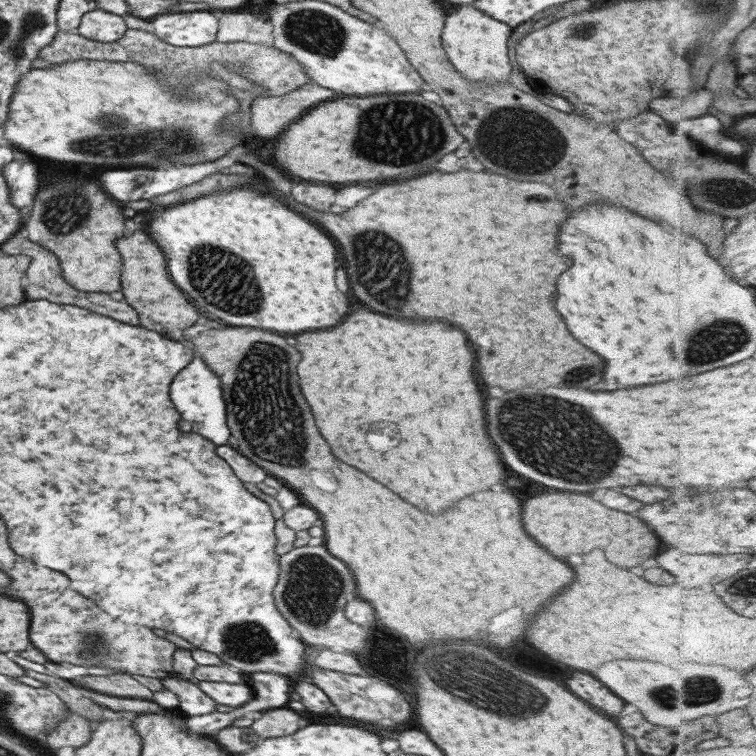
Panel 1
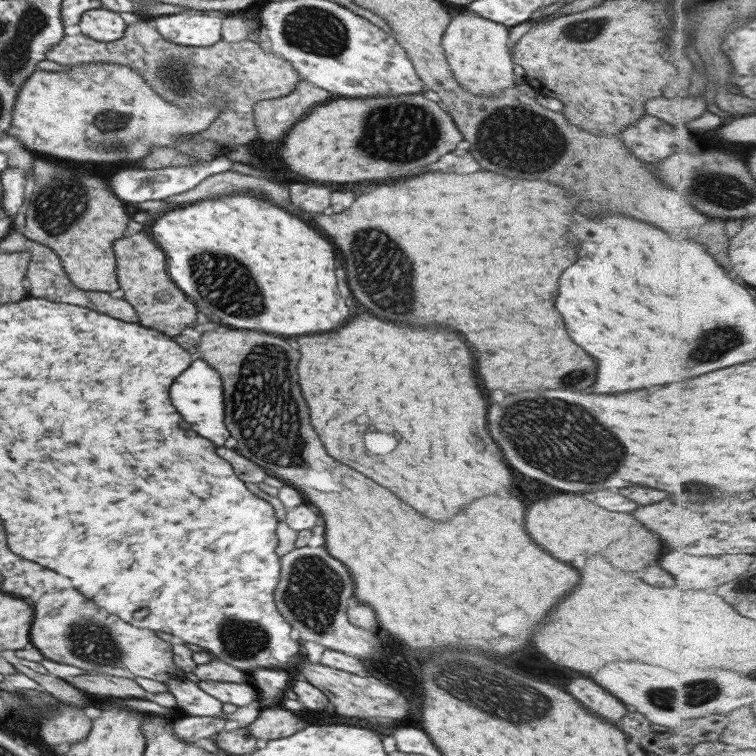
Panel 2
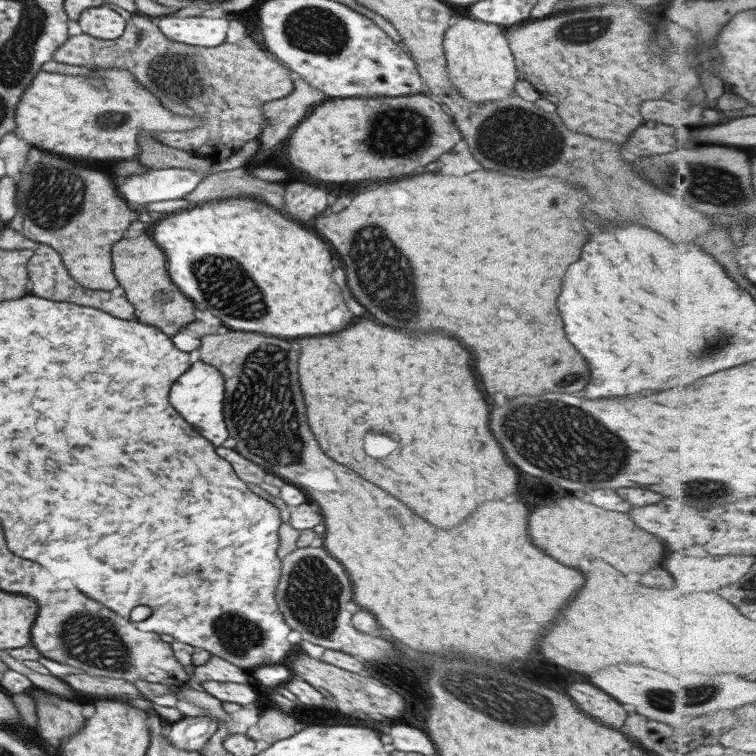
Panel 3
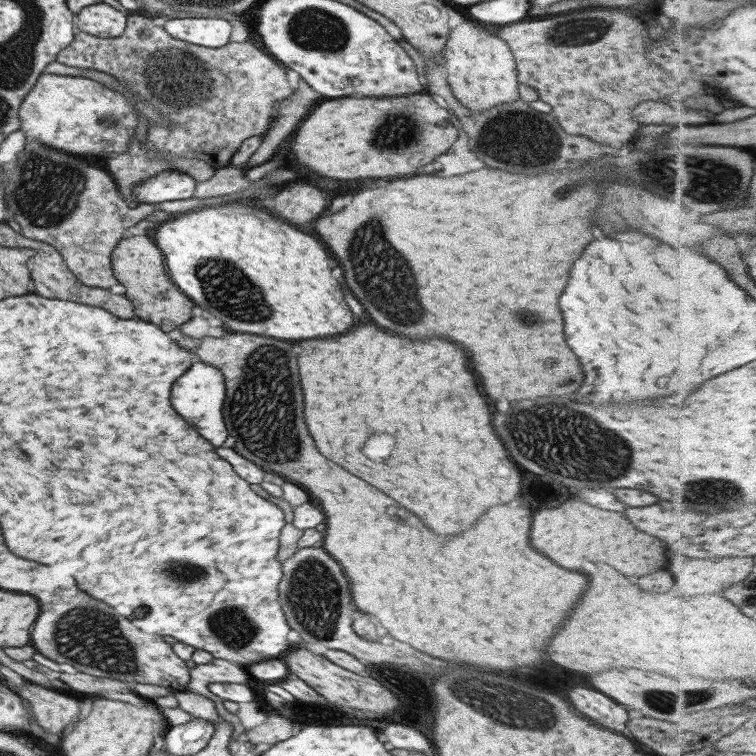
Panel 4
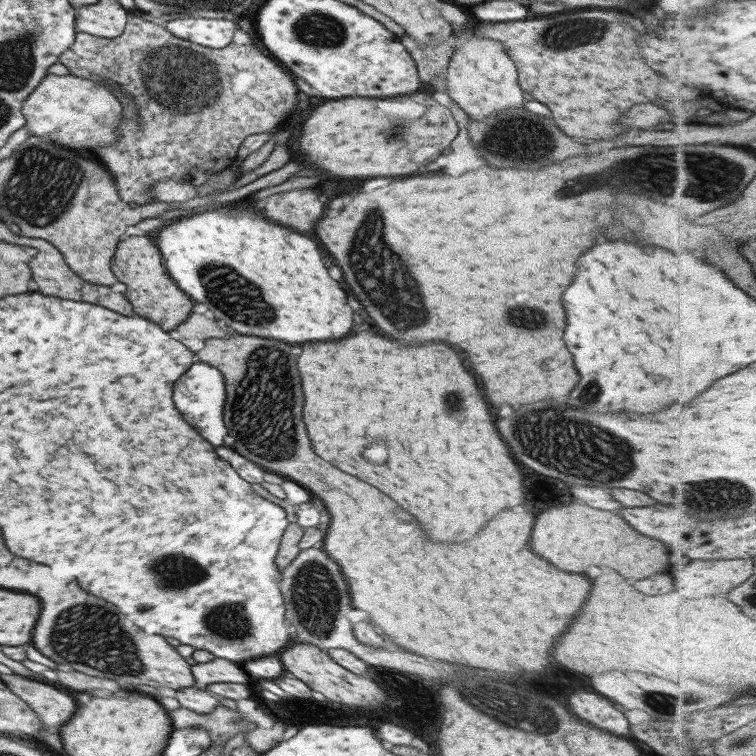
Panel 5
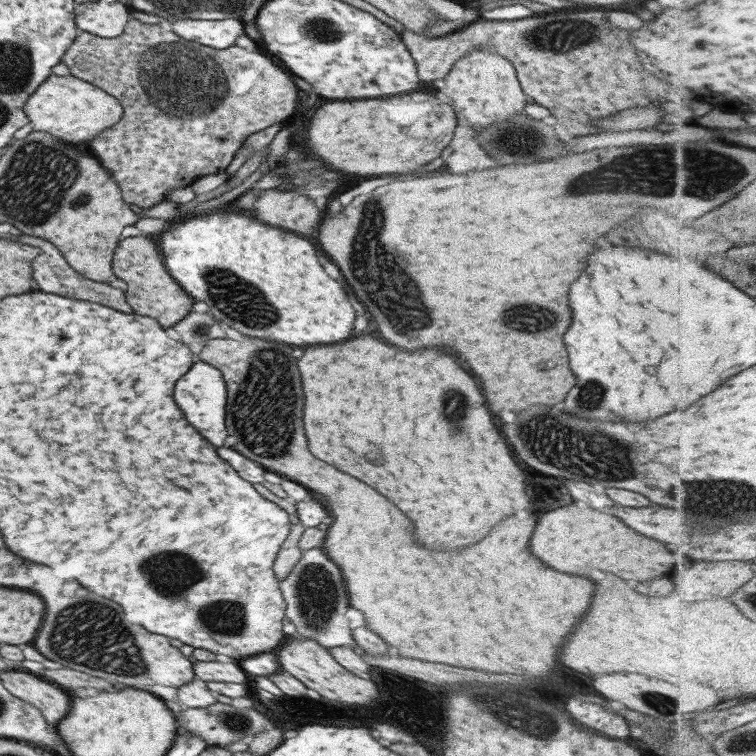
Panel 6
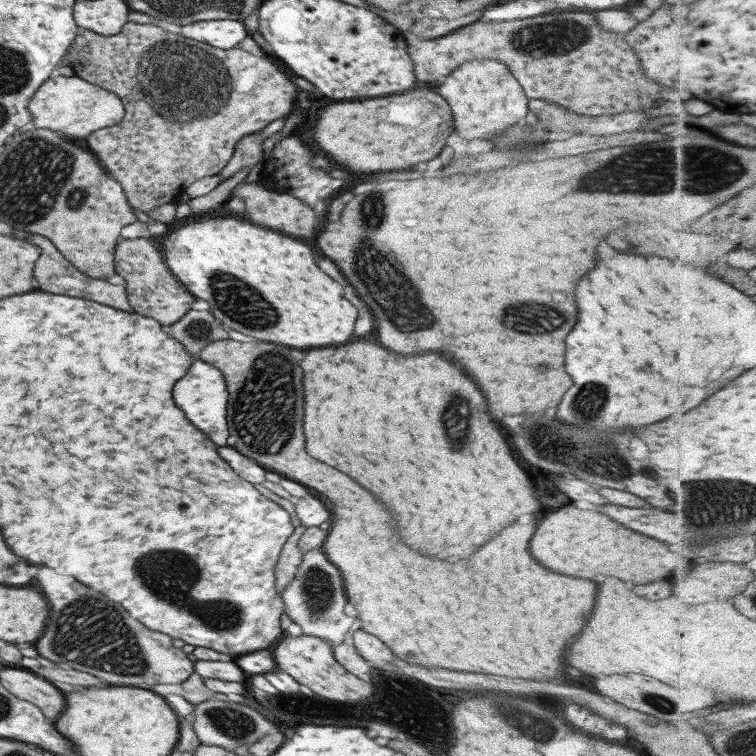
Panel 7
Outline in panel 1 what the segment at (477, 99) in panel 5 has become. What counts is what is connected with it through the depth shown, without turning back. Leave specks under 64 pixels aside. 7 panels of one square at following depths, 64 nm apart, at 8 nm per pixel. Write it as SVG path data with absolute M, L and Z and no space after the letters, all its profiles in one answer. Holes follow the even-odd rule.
M465 3L455 5L455 8L445 15L440 43L447 60L455 70L464 78L477 82L478 86L489 88L493 84L507 82L511 70L507 56L507 39L511 33L512 28L507 24L489 17L470 3Z

